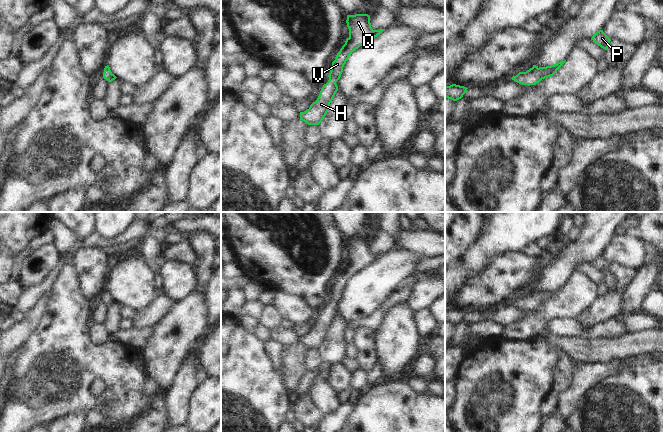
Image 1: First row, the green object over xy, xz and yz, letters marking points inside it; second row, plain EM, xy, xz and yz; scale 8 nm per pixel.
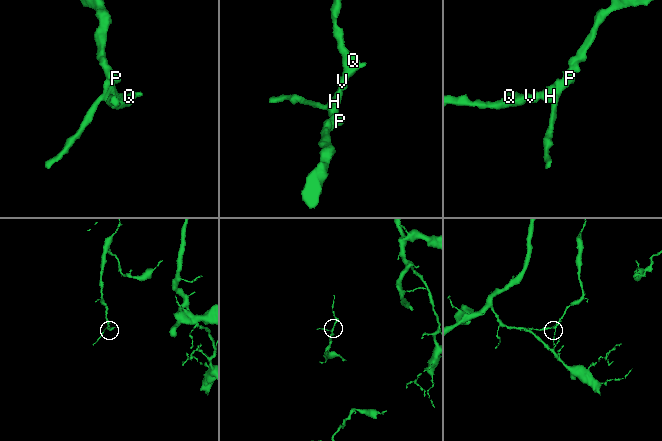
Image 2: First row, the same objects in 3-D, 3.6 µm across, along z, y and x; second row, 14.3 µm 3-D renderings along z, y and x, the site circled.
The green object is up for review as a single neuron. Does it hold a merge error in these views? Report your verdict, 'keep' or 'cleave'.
keep

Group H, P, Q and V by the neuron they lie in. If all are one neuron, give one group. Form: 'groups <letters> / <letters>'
groups H P Q V

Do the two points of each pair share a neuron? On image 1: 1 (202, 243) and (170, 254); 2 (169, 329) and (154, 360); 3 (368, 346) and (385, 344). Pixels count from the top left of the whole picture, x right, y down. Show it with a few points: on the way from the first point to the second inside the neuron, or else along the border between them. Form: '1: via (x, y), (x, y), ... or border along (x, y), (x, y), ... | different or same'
1: border along (187, 240), (198, 256), (198, 265), (196, 267) | different
2: via (169, 337), (169, 345), (162, 352) | same
3: border along (376, 330), (377, 354), (380, 359) | different

